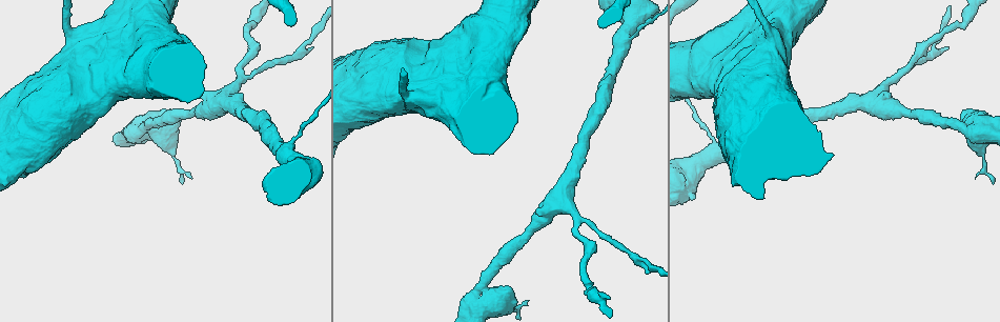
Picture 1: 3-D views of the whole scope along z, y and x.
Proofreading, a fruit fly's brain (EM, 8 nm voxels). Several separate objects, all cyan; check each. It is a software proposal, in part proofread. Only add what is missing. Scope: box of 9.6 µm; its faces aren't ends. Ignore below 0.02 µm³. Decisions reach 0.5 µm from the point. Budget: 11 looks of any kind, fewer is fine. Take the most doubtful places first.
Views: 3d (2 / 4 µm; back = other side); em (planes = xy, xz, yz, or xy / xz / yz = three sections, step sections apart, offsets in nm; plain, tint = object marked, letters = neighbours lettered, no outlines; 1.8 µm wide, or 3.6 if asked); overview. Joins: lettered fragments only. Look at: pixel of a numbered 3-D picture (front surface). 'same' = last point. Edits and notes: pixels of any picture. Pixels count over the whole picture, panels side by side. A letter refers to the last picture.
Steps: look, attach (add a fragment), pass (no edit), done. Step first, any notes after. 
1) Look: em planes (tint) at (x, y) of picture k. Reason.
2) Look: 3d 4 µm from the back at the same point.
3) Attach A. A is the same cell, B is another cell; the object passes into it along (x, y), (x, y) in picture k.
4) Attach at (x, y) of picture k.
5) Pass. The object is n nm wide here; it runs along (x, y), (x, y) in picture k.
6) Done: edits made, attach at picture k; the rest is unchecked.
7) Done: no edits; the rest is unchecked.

Look: 3d 2 µm at (309, 48) of picture 1. Tapers out.

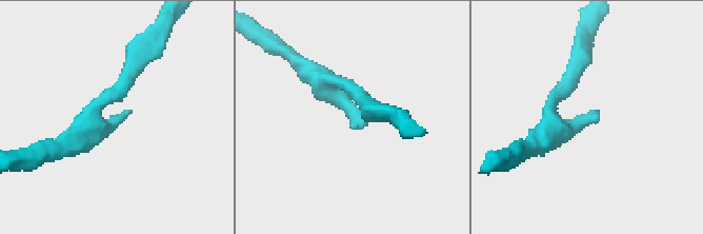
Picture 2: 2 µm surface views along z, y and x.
Look: em planes (tint) at (350, 127) of picture 2.

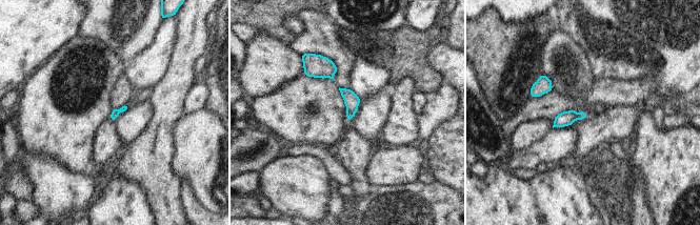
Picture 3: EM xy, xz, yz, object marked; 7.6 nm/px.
Look: em planes (letters) at the same point.

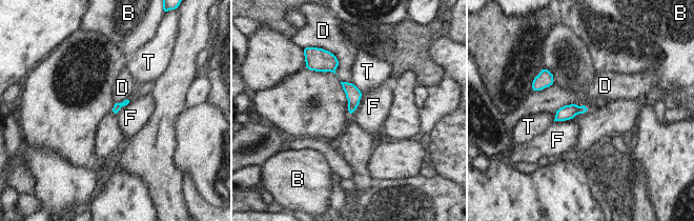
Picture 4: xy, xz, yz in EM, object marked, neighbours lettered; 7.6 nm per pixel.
Pass. B, D, F and T are other cells; a border runs along (362, 93), (359, 105), (351, 113) in picture 4; no lettered fragment goes on from it.

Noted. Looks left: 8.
Look: em planes (letters) at (969, 138) of picture 1. Free end.

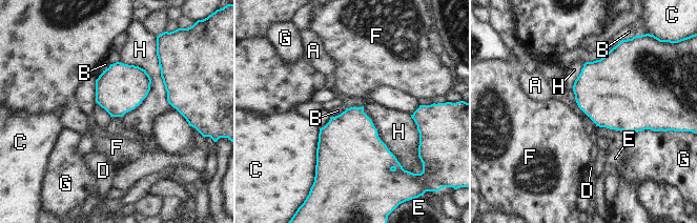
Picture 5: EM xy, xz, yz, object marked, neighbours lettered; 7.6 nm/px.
Pass. A, B, C, D, E, F, G and H are other cells; a border runs along (119, 61), (150, 79), (122, 116) in picture 5; none of them fits.

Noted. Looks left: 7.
Look: 3d 2 µm at (583, 220) of picture 1. Three-way junction.

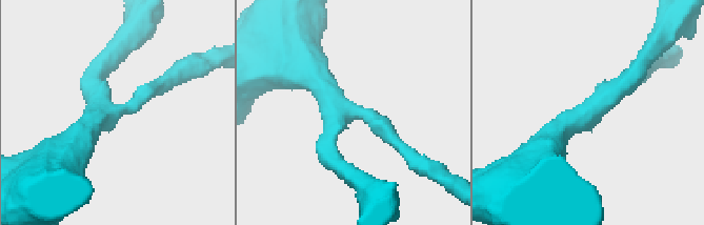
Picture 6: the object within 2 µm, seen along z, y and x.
Look: em planes (tint) at (350, 111) of picture 6. 3 arms meet here; the arms are 160, 200, 440 nm wide.

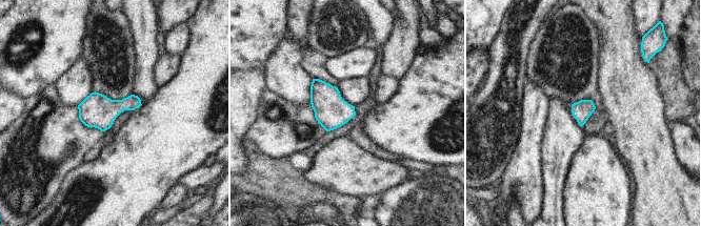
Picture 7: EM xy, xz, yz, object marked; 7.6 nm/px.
Look: em planes (letters) at the same point. See the neighbours.

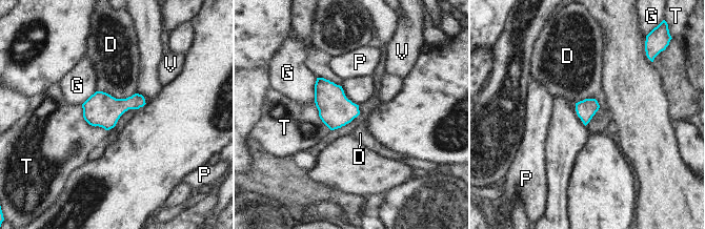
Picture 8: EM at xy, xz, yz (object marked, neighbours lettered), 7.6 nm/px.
Pass. The object is 150 nm wide here; the longest contact is with D, 300 nm; D, G, P, T and V are other cells; no lettered fragment goes on from it.

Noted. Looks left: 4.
Look: em 3.6 µm planes (plain) at (583, 271) of picture 1. A narrow waist.

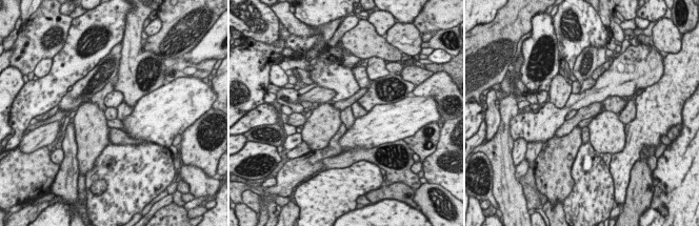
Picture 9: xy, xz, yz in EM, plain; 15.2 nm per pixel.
Look: em 3.6 µm planes (tint) at the same point.

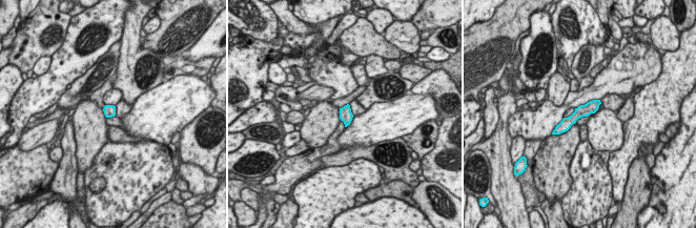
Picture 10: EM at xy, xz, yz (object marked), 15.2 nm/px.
Look: em 3.6 µm planes (letters) at the same point.

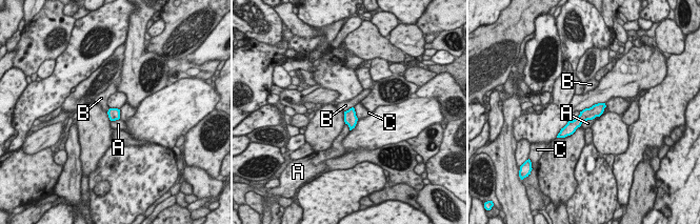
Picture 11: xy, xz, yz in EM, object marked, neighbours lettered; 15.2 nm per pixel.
Pass. A, B and C are other cells; a border runs along (580, 112), (574, 119), (568, 121) in picture 11; none of them fits.

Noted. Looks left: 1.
Done: no edits; the rest is unchecked.

